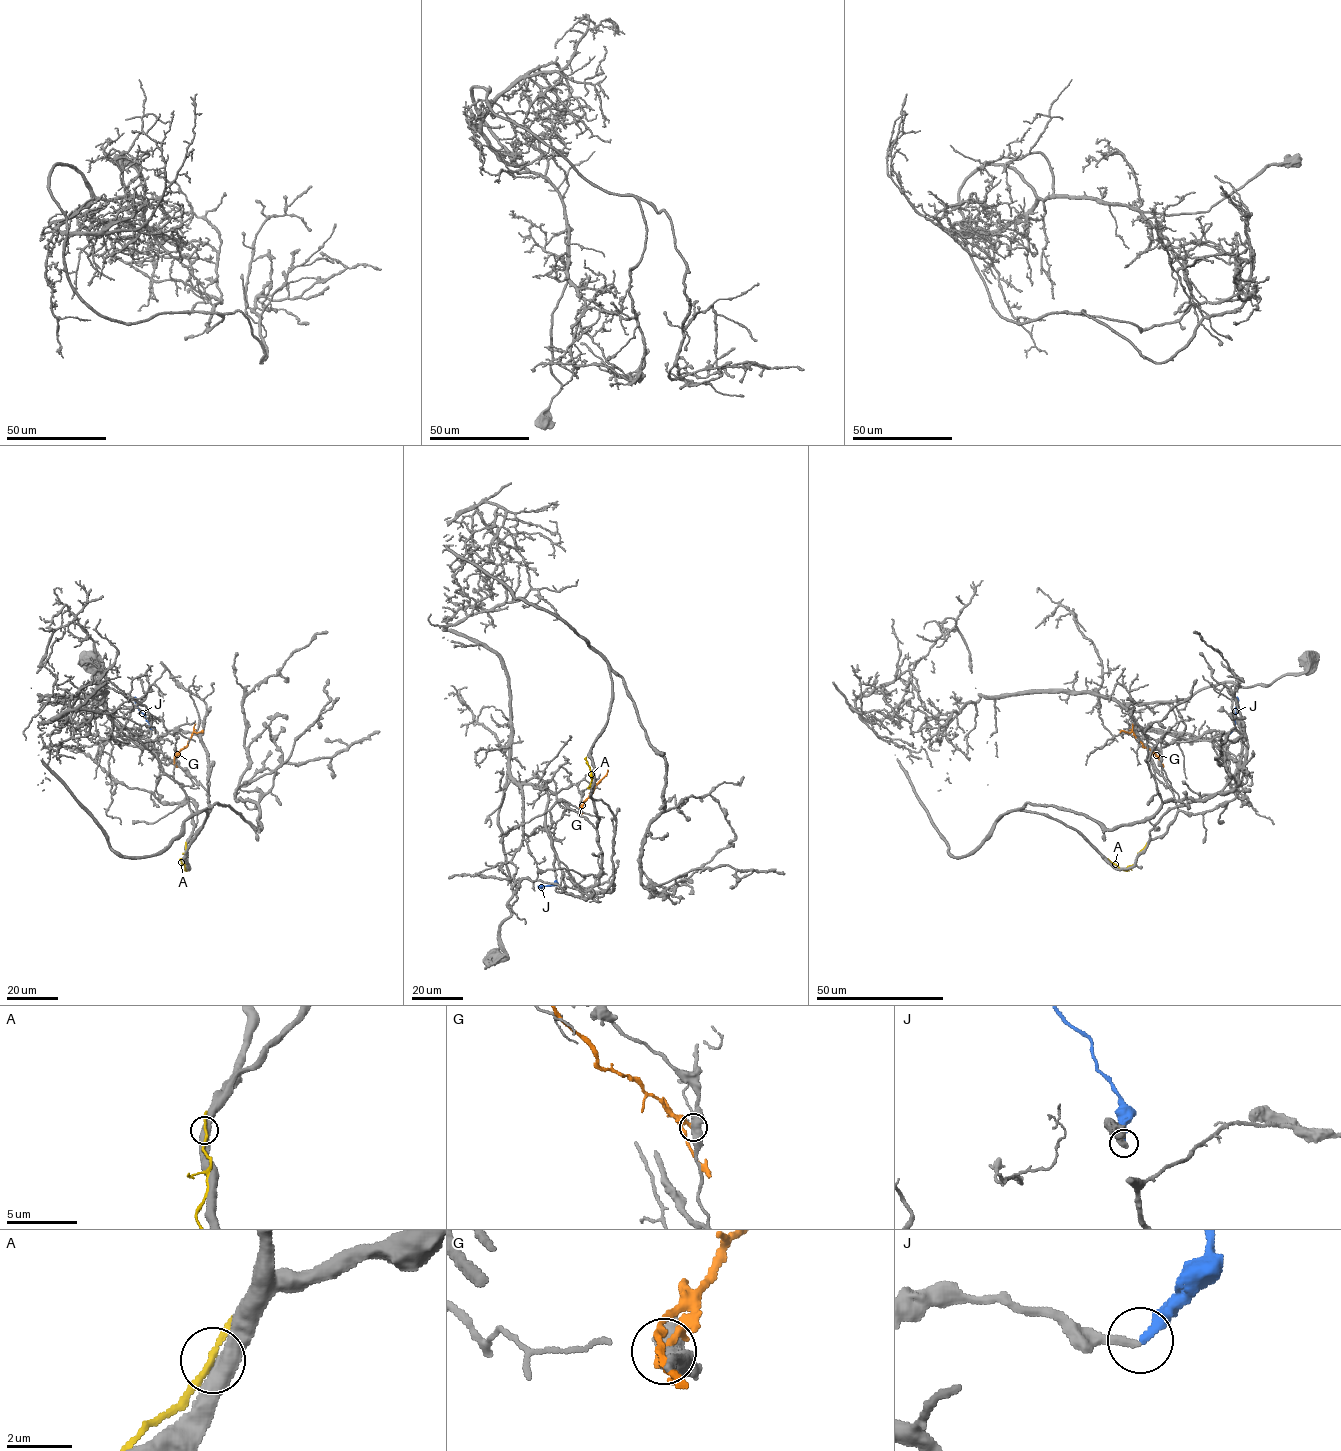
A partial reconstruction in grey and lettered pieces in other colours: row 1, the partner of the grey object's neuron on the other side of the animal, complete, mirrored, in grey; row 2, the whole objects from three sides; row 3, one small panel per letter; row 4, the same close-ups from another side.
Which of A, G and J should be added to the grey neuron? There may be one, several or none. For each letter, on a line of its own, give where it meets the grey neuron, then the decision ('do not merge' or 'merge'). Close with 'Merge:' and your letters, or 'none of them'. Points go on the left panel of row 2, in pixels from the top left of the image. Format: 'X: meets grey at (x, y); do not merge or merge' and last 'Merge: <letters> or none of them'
A: meets grey at (185, 845); do not merge
G: meets grey at (174, 758); do not merge
J: meets grey at (151, 733); merge
Merge: J

